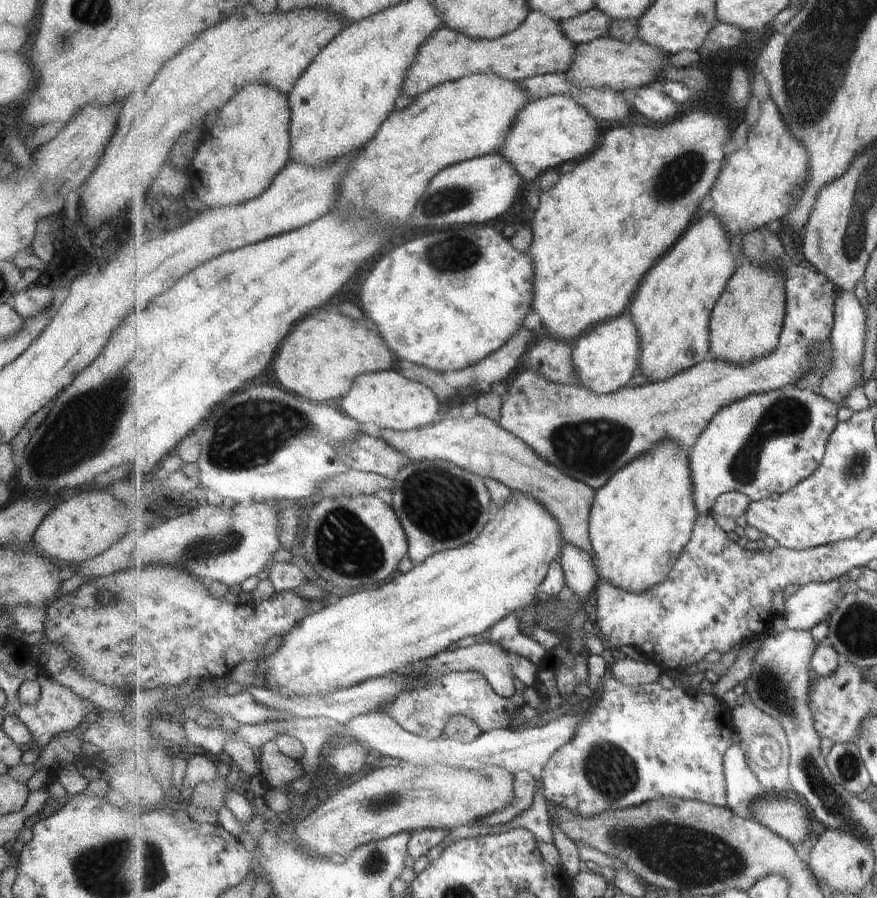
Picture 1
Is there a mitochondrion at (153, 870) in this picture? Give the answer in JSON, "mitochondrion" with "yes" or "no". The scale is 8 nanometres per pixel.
{"mitochondrion":"yes"}

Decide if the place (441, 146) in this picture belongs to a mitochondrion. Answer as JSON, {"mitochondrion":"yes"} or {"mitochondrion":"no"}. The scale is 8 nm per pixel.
{"mitochondrion":"no"}

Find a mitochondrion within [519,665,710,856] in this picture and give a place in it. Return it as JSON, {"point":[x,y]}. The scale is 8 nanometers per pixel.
{"point":[612,773]}

